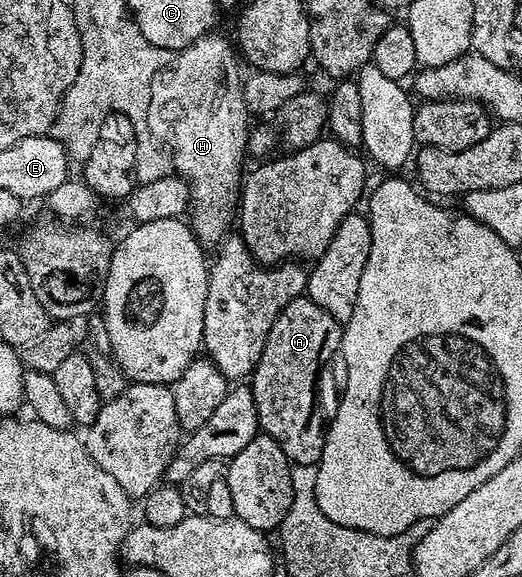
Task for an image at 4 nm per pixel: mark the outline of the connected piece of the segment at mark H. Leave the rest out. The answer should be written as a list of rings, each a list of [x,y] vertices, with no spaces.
[[[211,32],[188,48],[177,51],[171,57],[170,63],[160,68],[160,72],[156,72],[150,85],[146,113],[150,135],[155,143],[163,142],[170,149],[173,173],[183,178],[189,189],[188,225],[203,248],[217,247],[218,243],[231,233],[230,225],[235,225],[240,209],[240,191],[244,181],[242,161],[248,158],[248,135],[252,129],[252,116],[244,104],[244,74],[243,71],[238,71],[239,59],[232,46],[231,50],[218,32]]]

